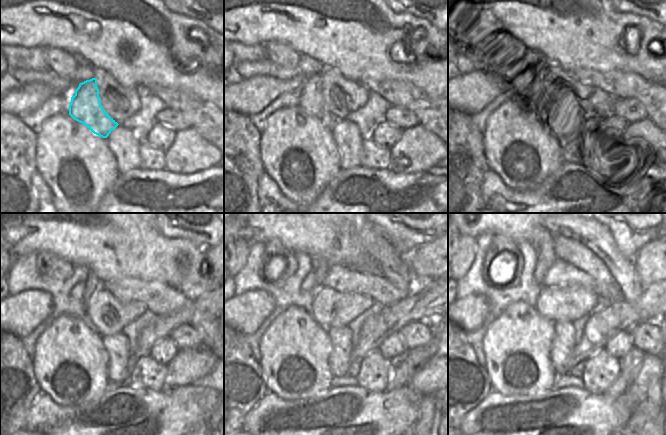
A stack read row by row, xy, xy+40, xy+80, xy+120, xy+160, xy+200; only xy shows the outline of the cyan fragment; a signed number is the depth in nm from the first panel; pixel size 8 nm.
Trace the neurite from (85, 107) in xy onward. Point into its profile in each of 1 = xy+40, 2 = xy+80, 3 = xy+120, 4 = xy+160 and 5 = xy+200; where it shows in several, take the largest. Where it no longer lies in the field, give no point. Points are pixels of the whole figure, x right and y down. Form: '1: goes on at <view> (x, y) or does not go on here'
1: goes on at xy+40 (310, 101)
2: goes on at xy+80 (533, 95)
3: goes on at xy+120 (92, 283)
4: goes on at xy+160 (314, 281)
5: goes on at xy+200 (542, 240)

